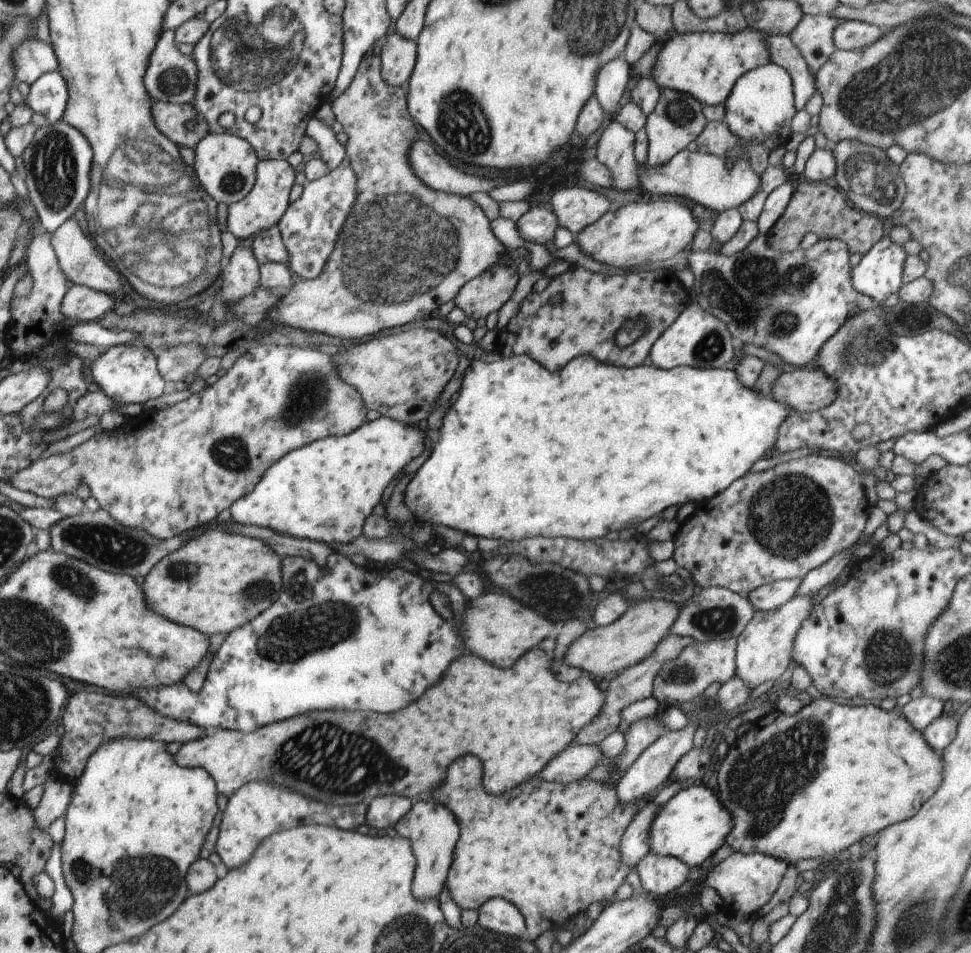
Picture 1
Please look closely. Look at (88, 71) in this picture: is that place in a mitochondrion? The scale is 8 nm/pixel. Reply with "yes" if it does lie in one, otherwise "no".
no

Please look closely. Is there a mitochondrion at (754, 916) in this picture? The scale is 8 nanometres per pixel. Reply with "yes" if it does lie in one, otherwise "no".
no

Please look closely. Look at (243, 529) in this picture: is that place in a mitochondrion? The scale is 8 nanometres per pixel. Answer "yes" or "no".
no

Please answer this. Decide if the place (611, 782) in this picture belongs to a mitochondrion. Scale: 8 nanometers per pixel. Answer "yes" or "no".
no

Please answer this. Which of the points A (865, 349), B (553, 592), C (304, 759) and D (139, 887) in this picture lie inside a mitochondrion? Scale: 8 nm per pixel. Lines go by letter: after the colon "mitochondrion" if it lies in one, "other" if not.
A: mitochondrion
B: mitochondrion
C: mitochondrion
D: mitochondrion

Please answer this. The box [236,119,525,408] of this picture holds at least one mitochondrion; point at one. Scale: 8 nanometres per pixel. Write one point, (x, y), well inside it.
(376, 271)

